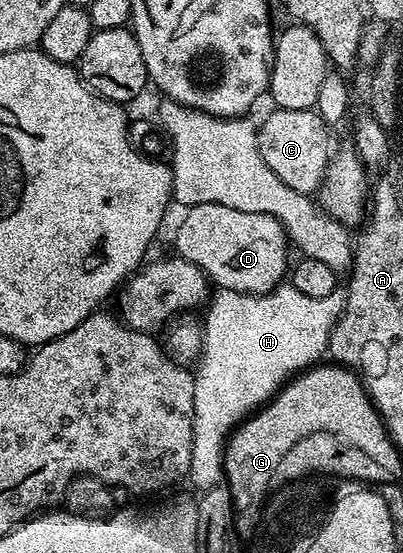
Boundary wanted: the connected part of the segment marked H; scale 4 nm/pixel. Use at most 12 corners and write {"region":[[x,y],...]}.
{"region":[[340,288],[212,294],[188,480],[229,434],[326,356]]}

